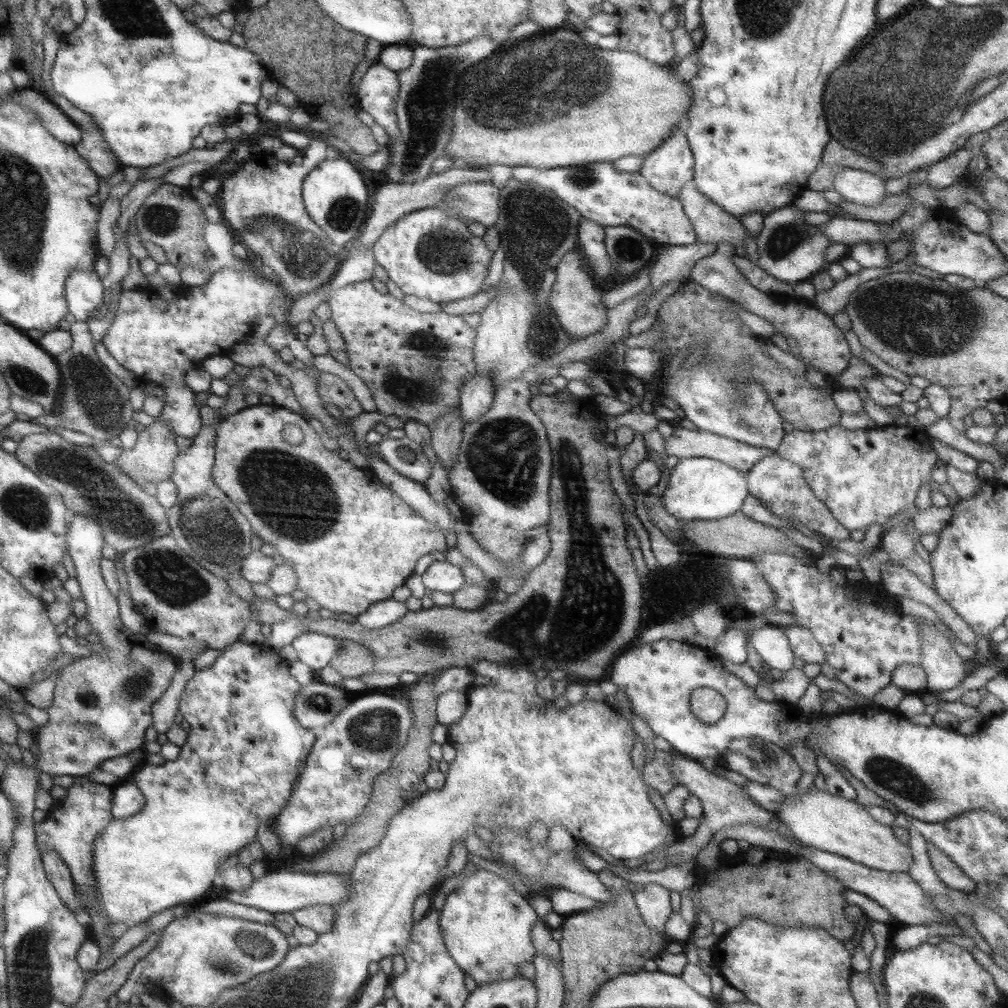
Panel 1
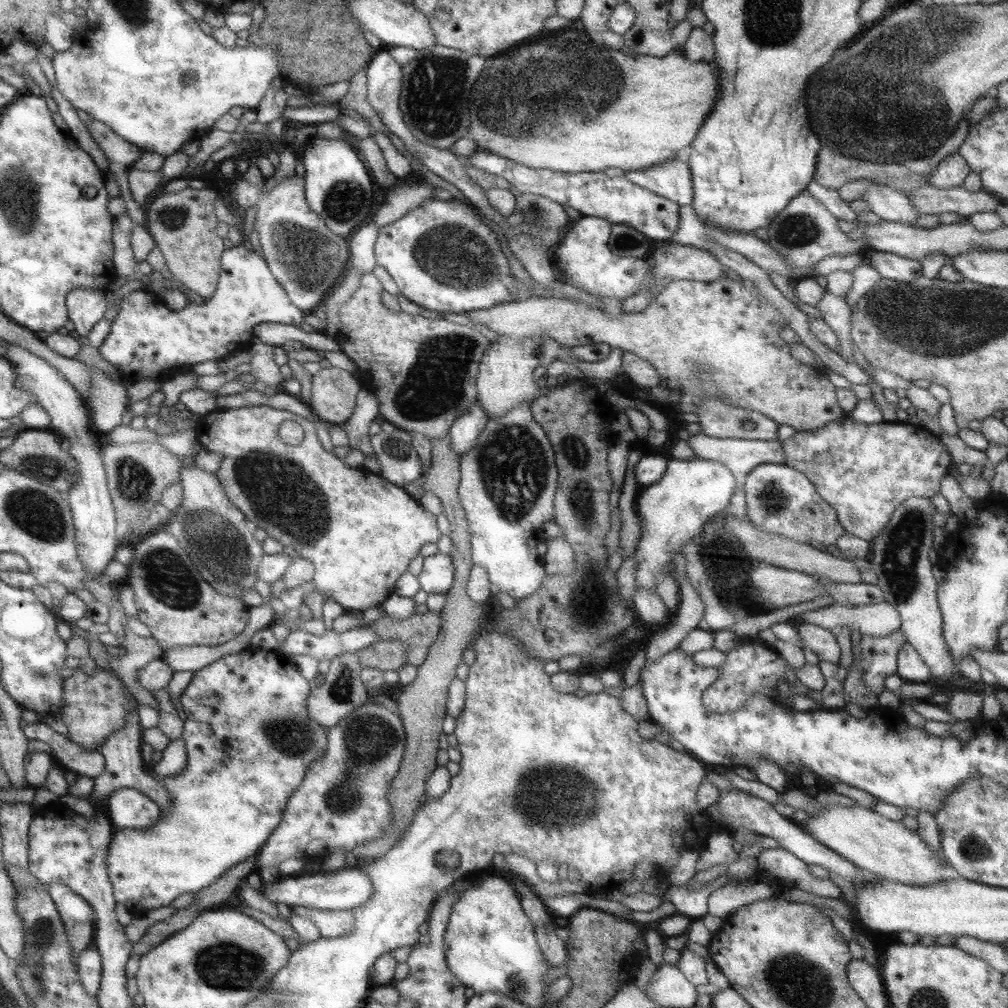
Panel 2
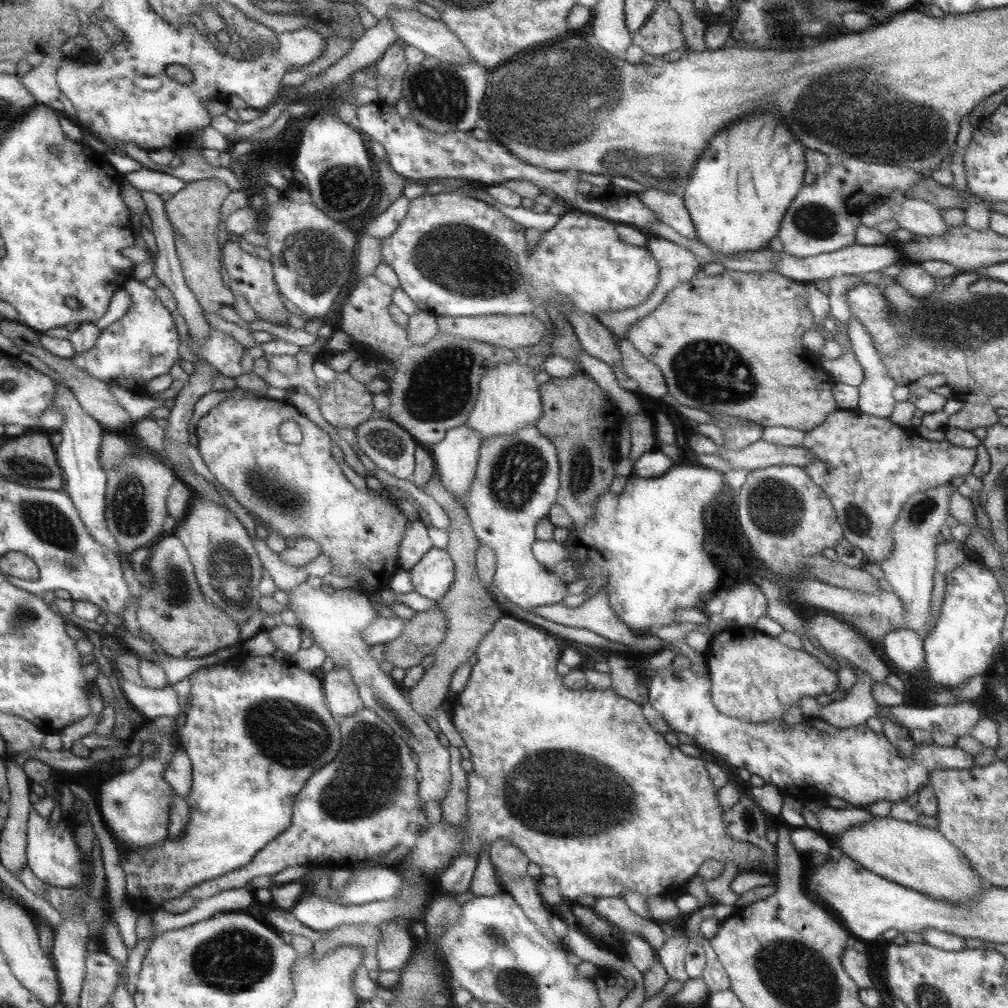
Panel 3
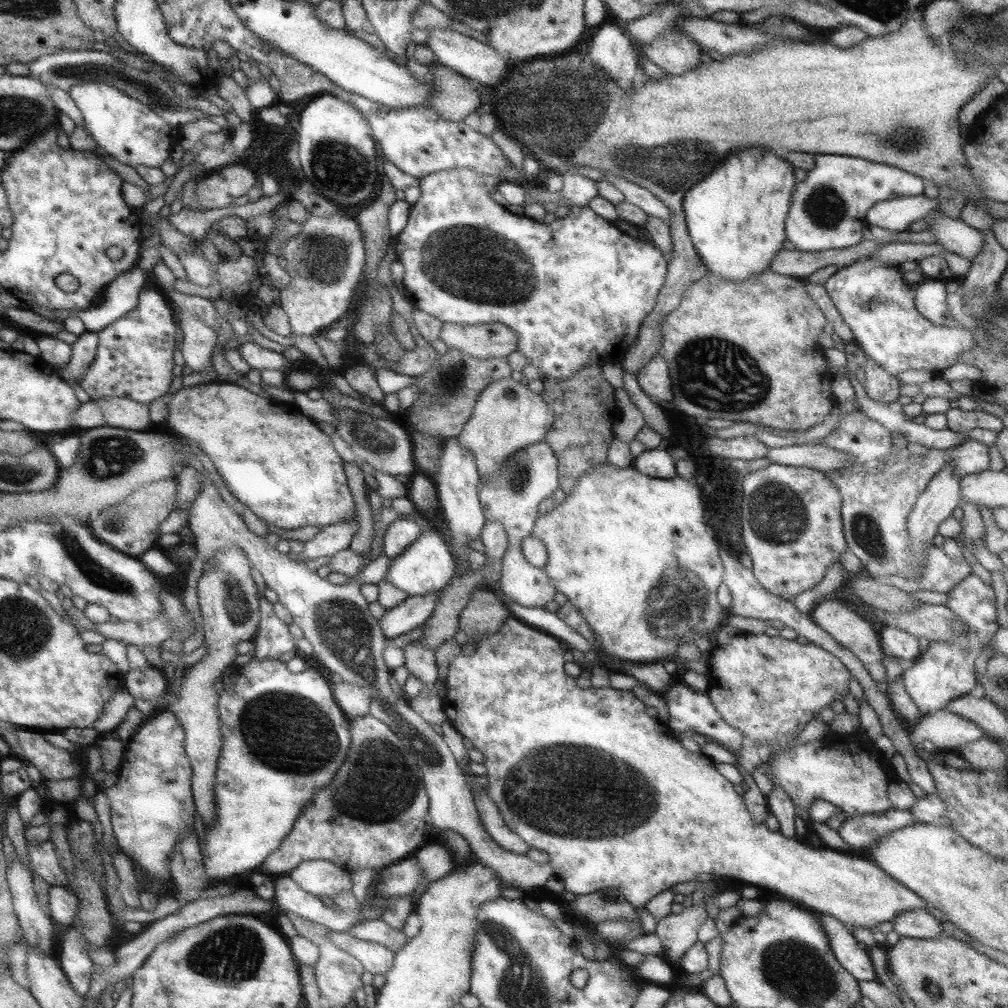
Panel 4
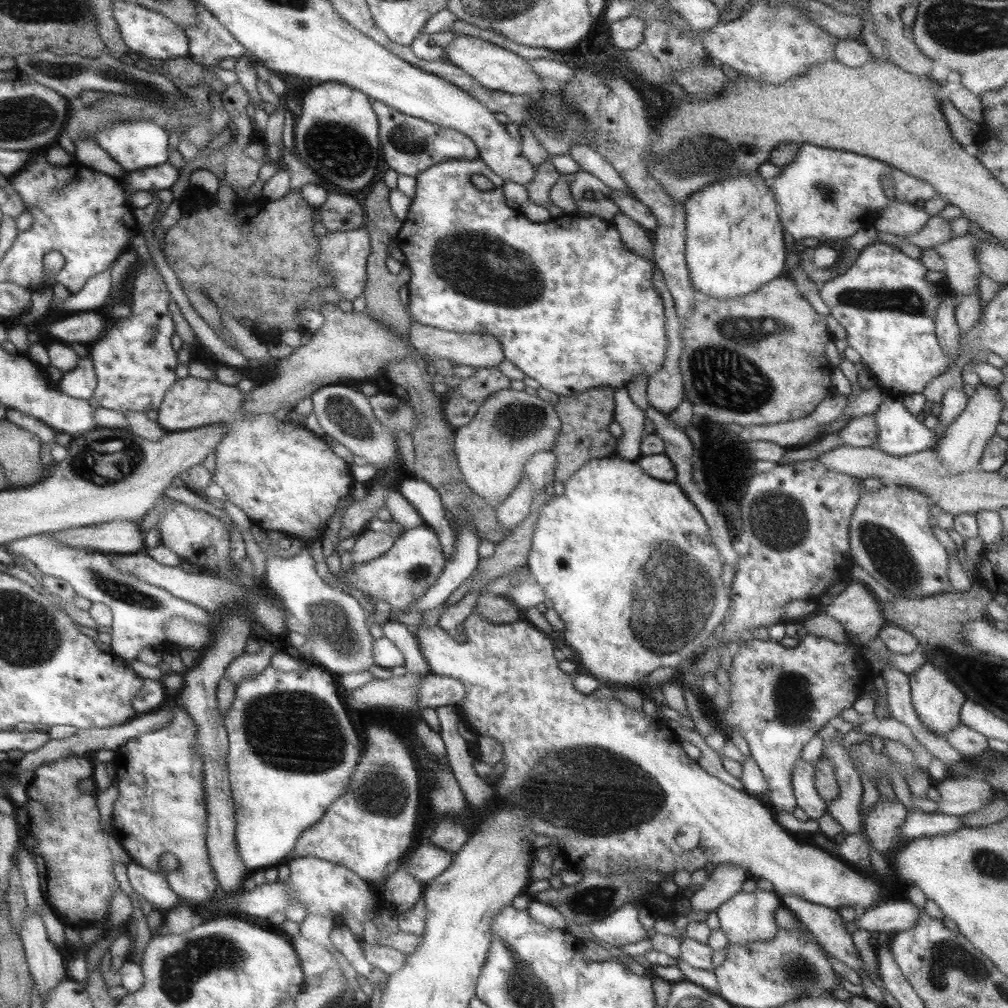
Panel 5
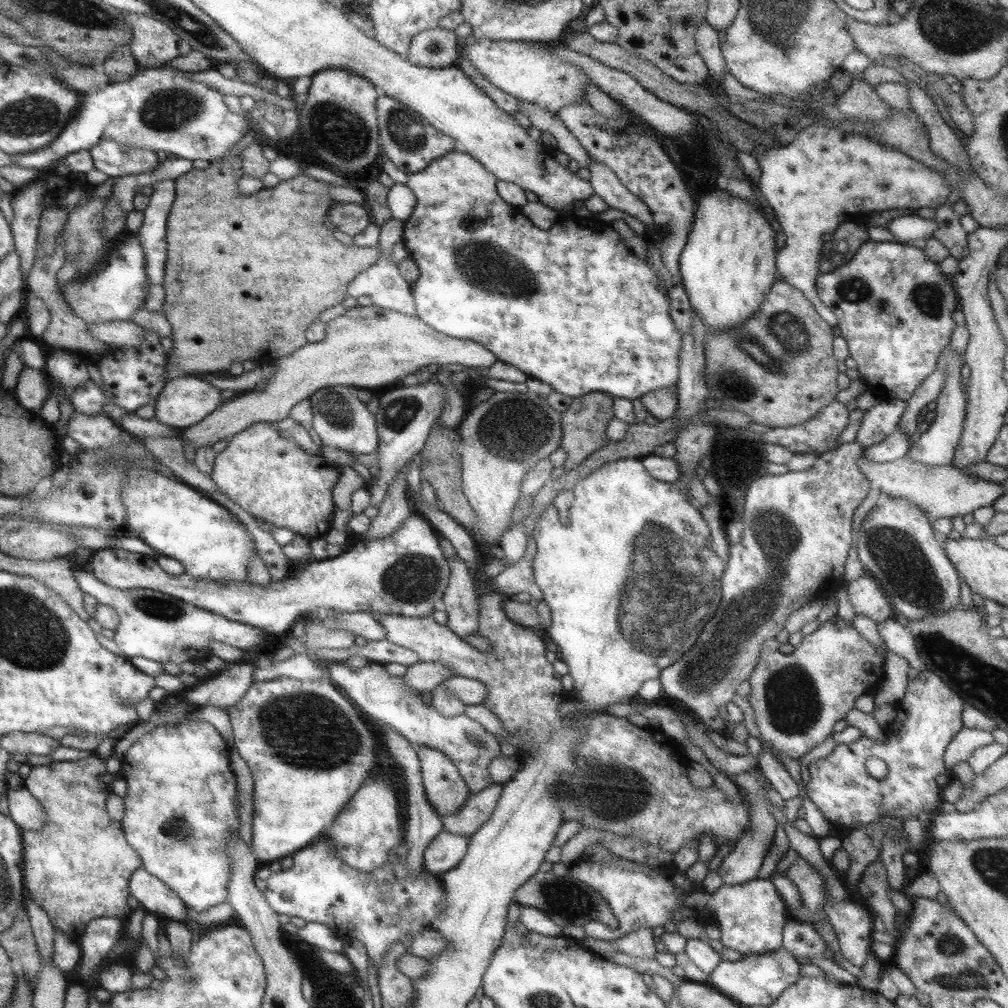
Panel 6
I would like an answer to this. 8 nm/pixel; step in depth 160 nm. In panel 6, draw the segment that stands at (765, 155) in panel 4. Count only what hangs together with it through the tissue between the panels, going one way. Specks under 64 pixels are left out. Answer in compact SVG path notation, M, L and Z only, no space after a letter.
M726 190L706 192L697 200L693 208L693 227L679 256L678 273L691 310L703 321L708 332L735 328L756 311L772 283L778 279L775 264L777 248L773 240L775 230L761 215L762 205L753 205Z

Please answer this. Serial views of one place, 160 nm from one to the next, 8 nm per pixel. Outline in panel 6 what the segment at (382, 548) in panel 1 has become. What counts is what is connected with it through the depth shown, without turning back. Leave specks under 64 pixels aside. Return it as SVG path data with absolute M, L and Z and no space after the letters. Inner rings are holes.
M193 375L173 377L163 385L155 398L154 419L185 429L197 424L223 402L215 388ZM255 422L235 433L228 441L225 451L215 456L210 475L217 490L243 511L254 518L279 528L286 528L307 541L324 539L332 528L332 517L336 508L332 500L332 489L339 478L337 466L325 460L321 453L305 453L290 438L284 439L269 422Z

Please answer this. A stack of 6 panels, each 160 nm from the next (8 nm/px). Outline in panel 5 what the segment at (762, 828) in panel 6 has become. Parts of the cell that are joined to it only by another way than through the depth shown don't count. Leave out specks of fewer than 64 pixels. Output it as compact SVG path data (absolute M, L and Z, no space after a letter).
M721 863L714 866L707 880L691 894L691 912L708 914L736 892L741 891L741 884L749 878L743 867L733 863Z

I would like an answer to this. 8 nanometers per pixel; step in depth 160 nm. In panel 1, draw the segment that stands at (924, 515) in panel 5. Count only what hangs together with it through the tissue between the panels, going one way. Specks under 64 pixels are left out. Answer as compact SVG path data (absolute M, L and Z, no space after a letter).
M839 424L826 428L825 430L815 431L815 432L807 432L800 431L797 429L793 429L791 432L787 432L783 435L781 442L779 443L779 447L774 451L774 454L777 454L781 459L787 460L792 464L795 464L801 471L802 476L805 480L805 484L807 487L813 492L813 496L821 504L825 505L829 510L829 513L843 528L847 531L860 530L866 531L866 529L871 526L871 524L878 524L882 527L887 526L887 519L891 518L893 515L899 515L899 513L903 513L903 511L907 511L908 508L913 506L913 501L915 500L915 496L919 488L923 483L931 484L931 469L935 467L937 464L937 453L933 452L933 448L931 448L931 438L929 438L928 434L921 429L914 429L909 425L887 425L883 427L875 426L867 429L859 429L859 430L847 430L846 428L840 427Z

